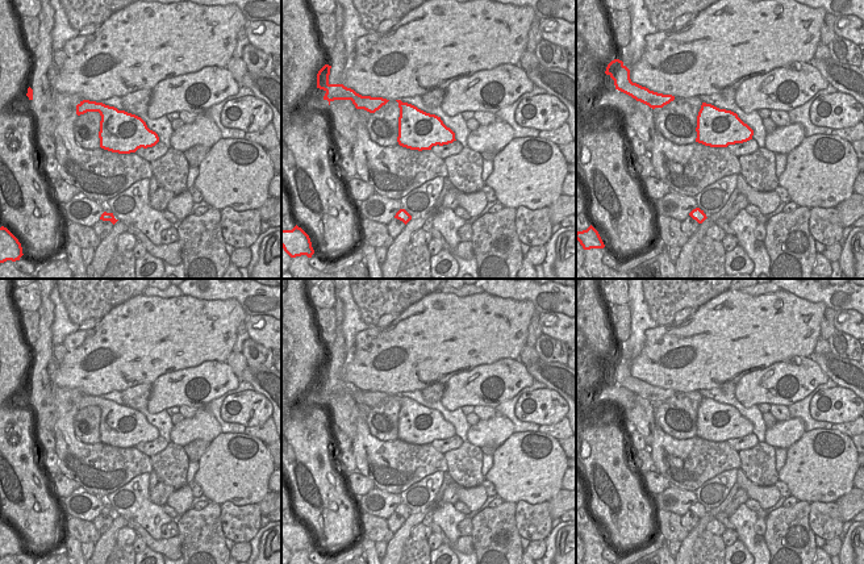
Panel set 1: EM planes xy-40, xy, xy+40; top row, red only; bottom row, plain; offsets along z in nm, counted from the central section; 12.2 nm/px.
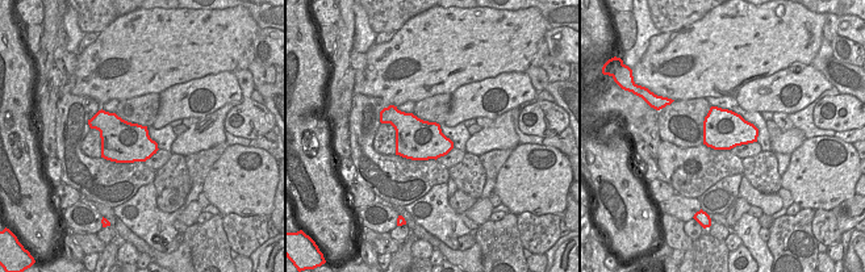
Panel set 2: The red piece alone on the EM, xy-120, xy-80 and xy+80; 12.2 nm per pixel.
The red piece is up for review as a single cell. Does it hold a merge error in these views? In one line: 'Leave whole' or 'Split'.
Split.

